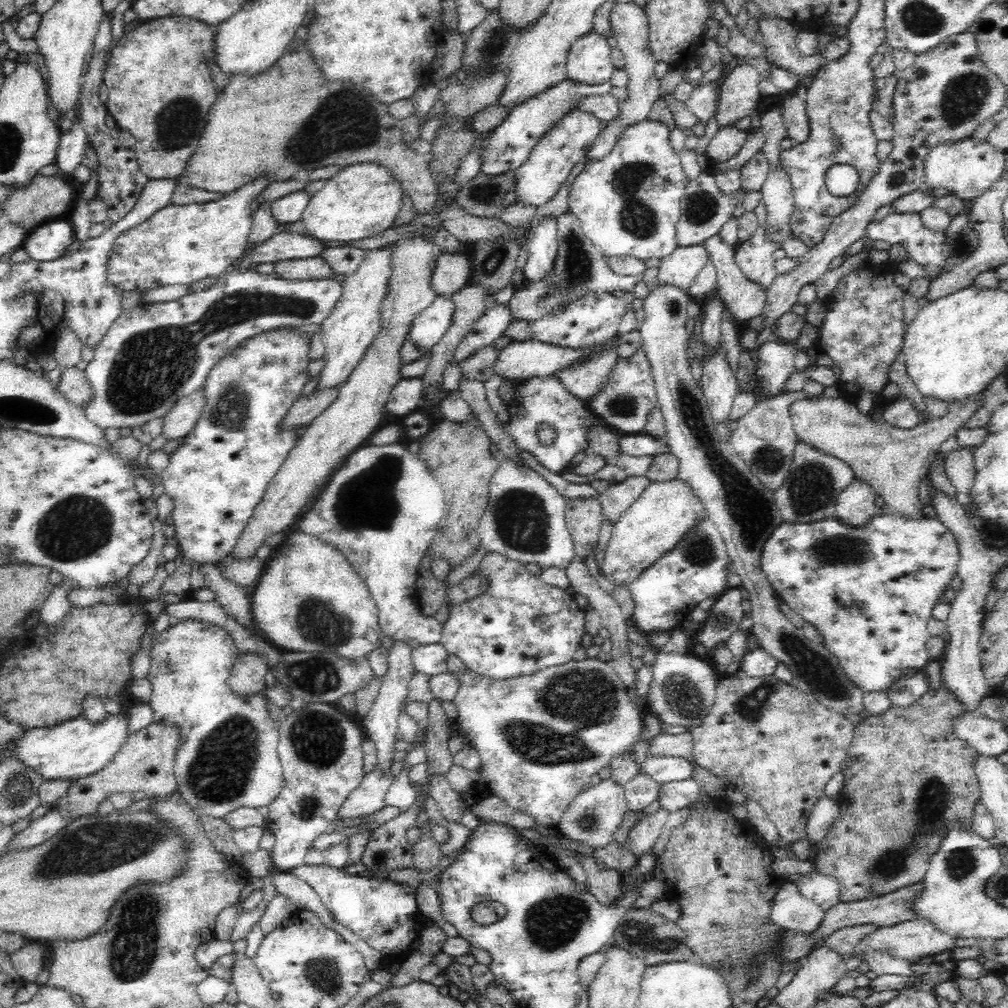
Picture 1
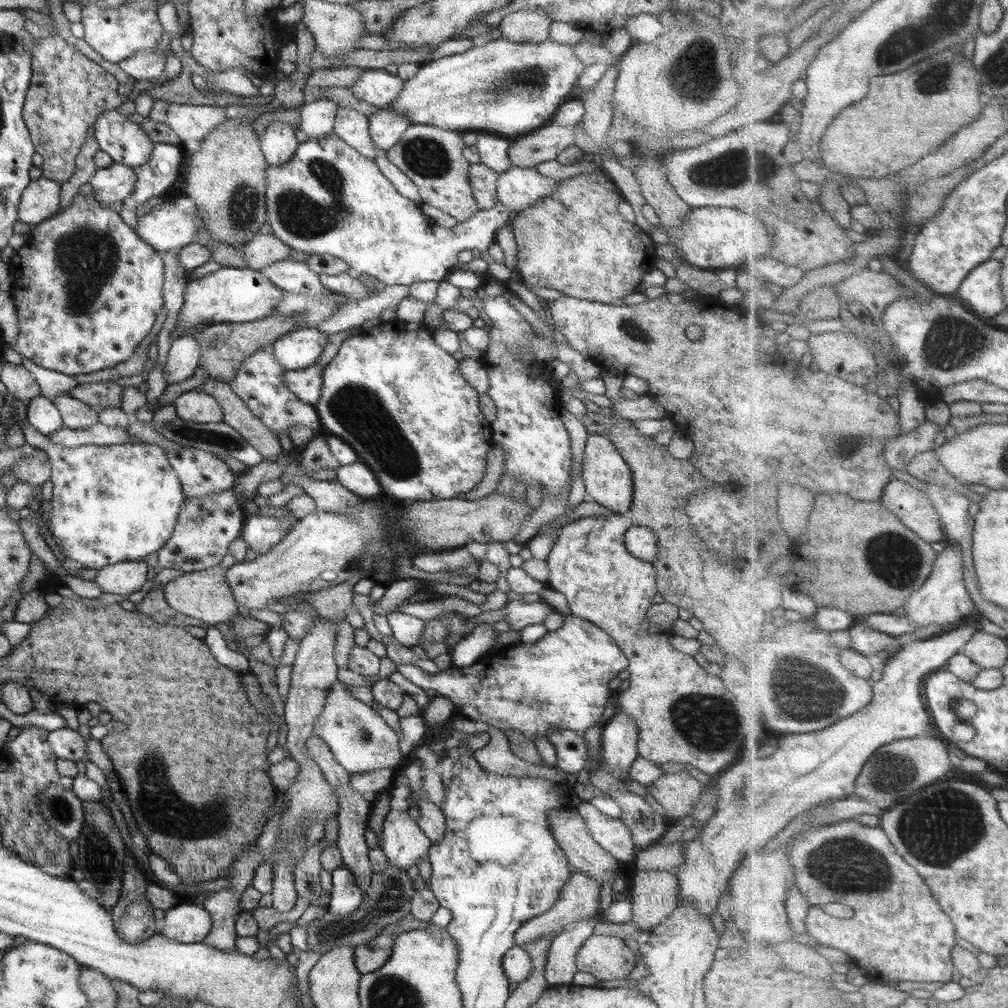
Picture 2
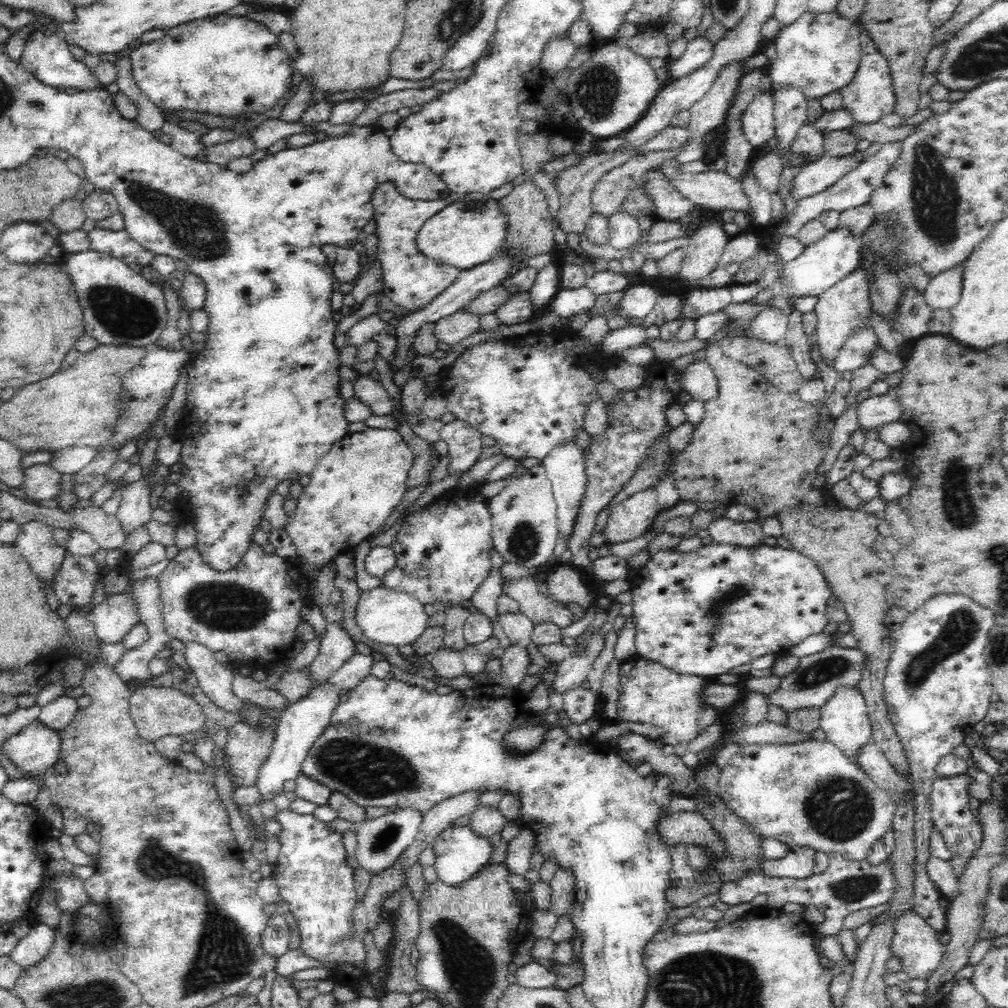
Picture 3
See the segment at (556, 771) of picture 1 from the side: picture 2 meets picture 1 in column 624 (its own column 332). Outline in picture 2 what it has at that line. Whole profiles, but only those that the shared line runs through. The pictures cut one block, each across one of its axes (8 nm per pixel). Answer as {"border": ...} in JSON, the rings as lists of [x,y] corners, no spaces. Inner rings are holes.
{"border":[[[339,680],[328,689],[322,713],[314,721],[312,736],[324,740],[336,763],[351,774],[403,765],[398,732],[394,731],[368,704],[351,696],[348,686]]]}

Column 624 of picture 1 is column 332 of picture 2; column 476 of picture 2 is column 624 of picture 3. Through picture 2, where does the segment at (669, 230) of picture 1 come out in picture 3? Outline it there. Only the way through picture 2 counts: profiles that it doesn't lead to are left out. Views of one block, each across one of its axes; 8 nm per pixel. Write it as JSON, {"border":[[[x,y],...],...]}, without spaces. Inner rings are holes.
{"border":[[[616,212],[610,216],[609,226],[609,246],[620,250],[635,247],[642,231],[635,216],[628,212]]]}

